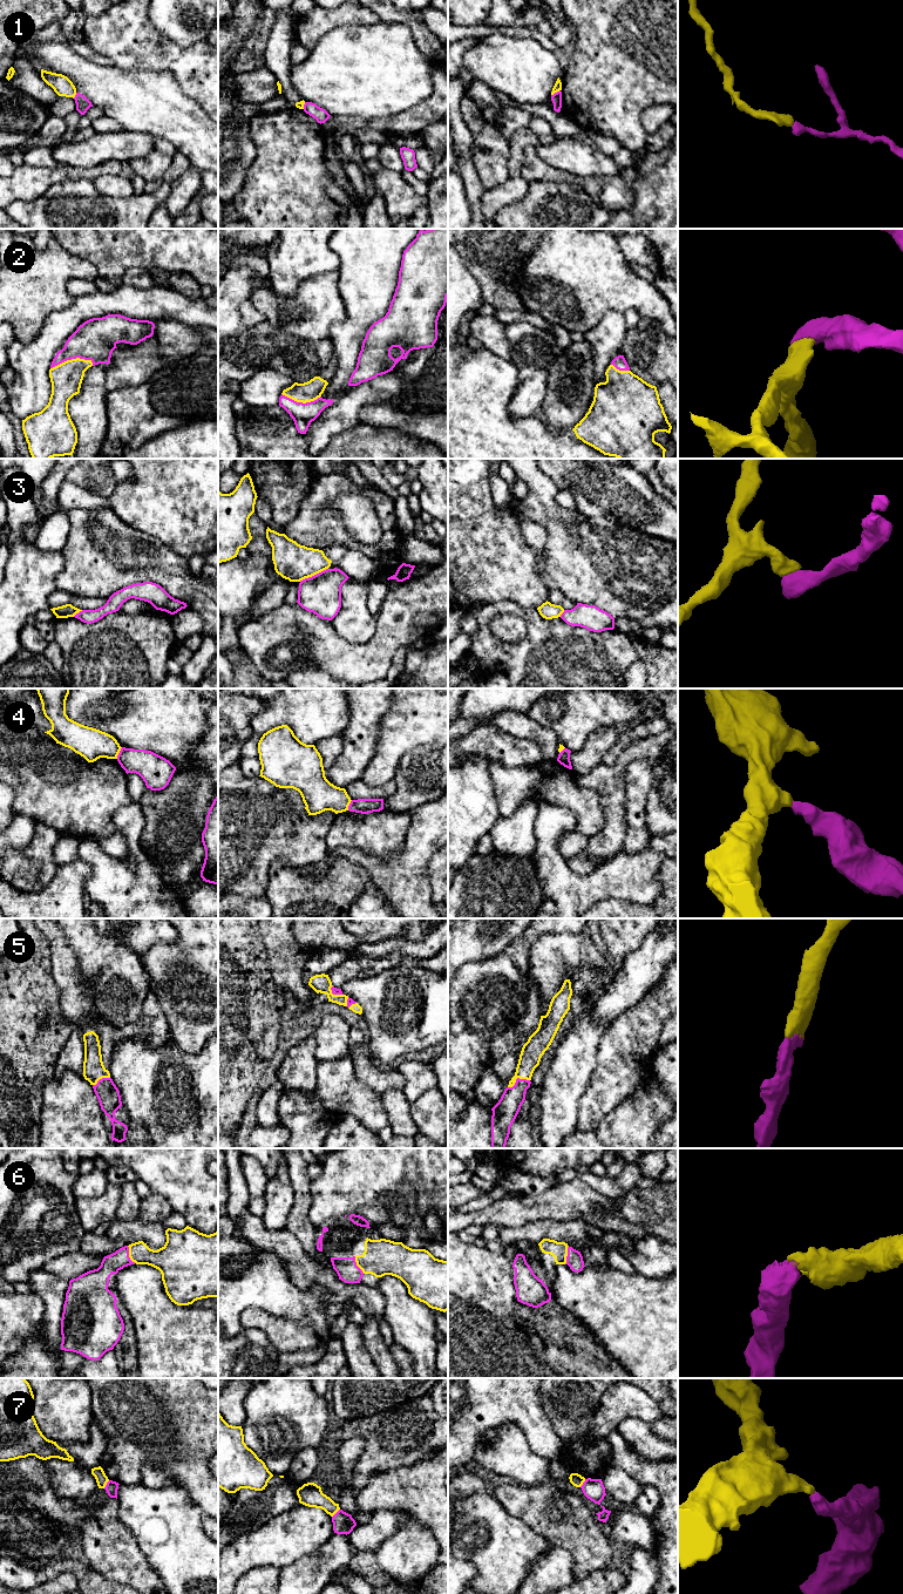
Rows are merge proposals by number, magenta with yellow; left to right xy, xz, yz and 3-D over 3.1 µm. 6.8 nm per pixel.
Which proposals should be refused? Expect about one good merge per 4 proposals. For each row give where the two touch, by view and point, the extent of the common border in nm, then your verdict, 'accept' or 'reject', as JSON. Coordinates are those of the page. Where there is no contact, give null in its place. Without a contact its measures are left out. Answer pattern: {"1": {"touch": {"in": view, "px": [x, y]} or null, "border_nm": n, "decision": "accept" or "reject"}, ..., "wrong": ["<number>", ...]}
{"1": {"touch": {"in": "yz", "px": [555, 93]}, "border_nm": 80, "decision": "reject"}, "2": {"touch": {"in": "xy", "px": [72, 358]}, "border_nm": 300, "decision": "accept"}, "3": {"touch": {"in": "xz", "px": [314, 575]}, "border_nm": 220, "decision": "reject"}, "4": {"touch": {"in": "xy", "px": [119, 753]}, "border_nm": 90, "decision": "reject"}, "5": {"touch": {"in": "yz", "px": [517, 1078]}, "border_nm": 160, "decision": "accept"}, "6": {"touch": {"in": "xy", "px": [128, 1255]}, "border_nm": 130, "decision": "accept"}, "7": {"touch": {"in": "xy", "px": [107, 1484]}, "border_nm": 70, "decision": "reject"}, "wrong": ["1", "3", "4", "7"]}

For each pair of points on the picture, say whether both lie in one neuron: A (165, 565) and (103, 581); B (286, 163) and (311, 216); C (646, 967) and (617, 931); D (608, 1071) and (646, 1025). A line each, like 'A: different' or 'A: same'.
A: same
B: same
C: different
D: same

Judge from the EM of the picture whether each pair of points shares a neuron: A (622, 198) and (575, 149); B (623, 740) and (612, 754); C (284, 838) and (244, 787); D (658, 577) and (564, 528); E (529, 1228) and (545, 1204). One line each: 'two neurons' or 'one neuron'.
A: two neurons
B: one neuron
C: one neuron
D: one neuron
E: two neurons

